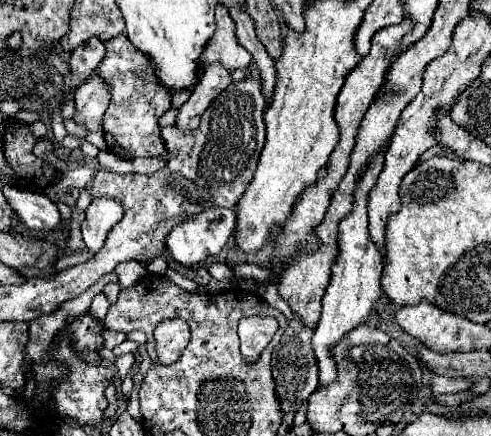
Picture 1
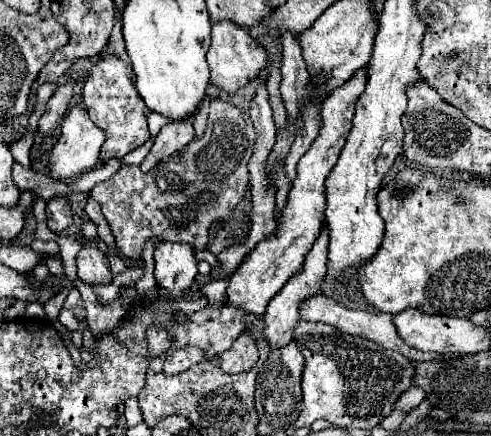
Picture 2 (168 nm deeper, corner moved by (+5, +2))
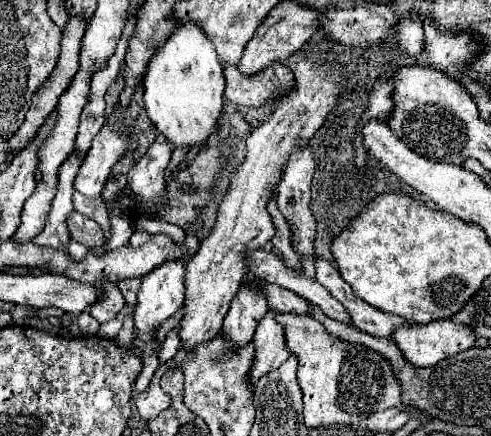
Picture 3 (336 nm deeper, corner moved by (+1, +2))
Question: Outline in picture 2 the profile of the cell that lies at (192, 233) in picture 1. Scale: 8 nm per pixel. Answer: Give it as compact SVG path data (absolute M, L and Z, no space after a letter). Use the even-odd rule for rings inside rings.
M162 242L154 252L154 260L154 278L158 288L172 292L176 298L184 296L184 292L194 282L194 276L198 274L194 248L188 244Z

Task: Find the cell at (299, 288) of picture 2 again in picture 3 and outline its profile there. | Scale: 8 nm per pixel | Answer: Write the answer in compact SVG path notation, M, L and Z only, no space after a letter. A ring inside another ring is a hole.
M268 312L254 334L254 344L256 344L256 362L250 370L250 380L258 382L264 374L270 370L276 370L288 356L290 350L286 348L286 336L284 328L276 322L278 312Z

